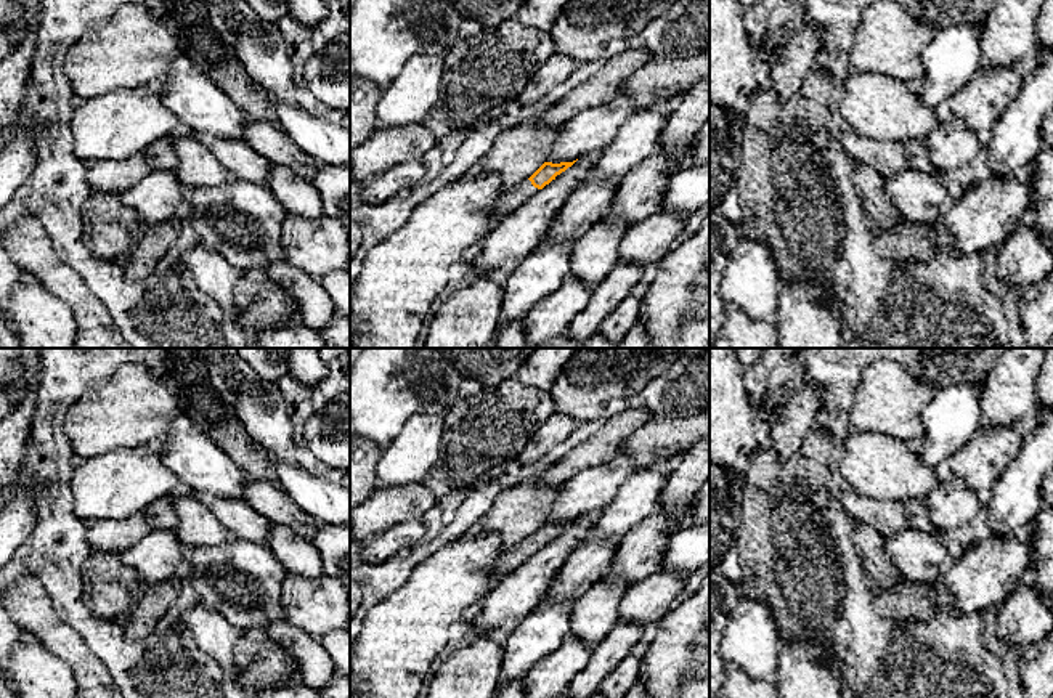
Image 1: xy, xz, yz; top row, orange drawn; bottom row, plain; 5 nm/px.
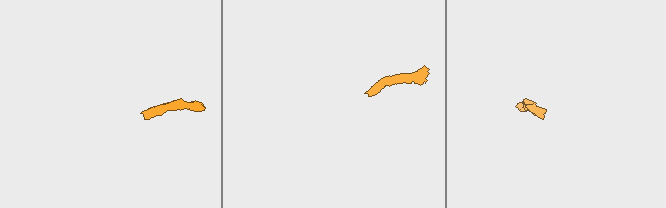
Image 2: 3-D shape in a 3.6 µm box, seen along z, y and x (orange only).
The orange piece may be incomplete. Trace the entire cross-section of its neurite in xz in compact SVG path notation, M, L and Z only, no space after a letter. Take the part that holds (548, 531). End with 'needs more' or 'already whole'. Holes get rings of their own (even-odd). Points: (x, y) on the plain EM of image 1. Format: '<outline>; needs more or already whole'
M576 520L560 523L544 521L530 538L510 547L496 563L496 576L491 589L575 521Z; needs more

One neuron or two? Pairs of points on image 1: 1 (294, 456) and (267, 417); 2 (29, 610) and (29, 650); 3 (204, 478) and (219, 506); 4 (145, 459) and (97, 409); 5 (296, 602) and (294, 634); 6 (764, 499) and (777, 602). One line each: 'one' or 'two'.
1: one
2: two
3: two
4: two
5: two
6: one

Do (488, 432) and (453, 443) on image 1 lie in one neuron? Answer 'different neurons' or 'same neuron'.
same neuron

